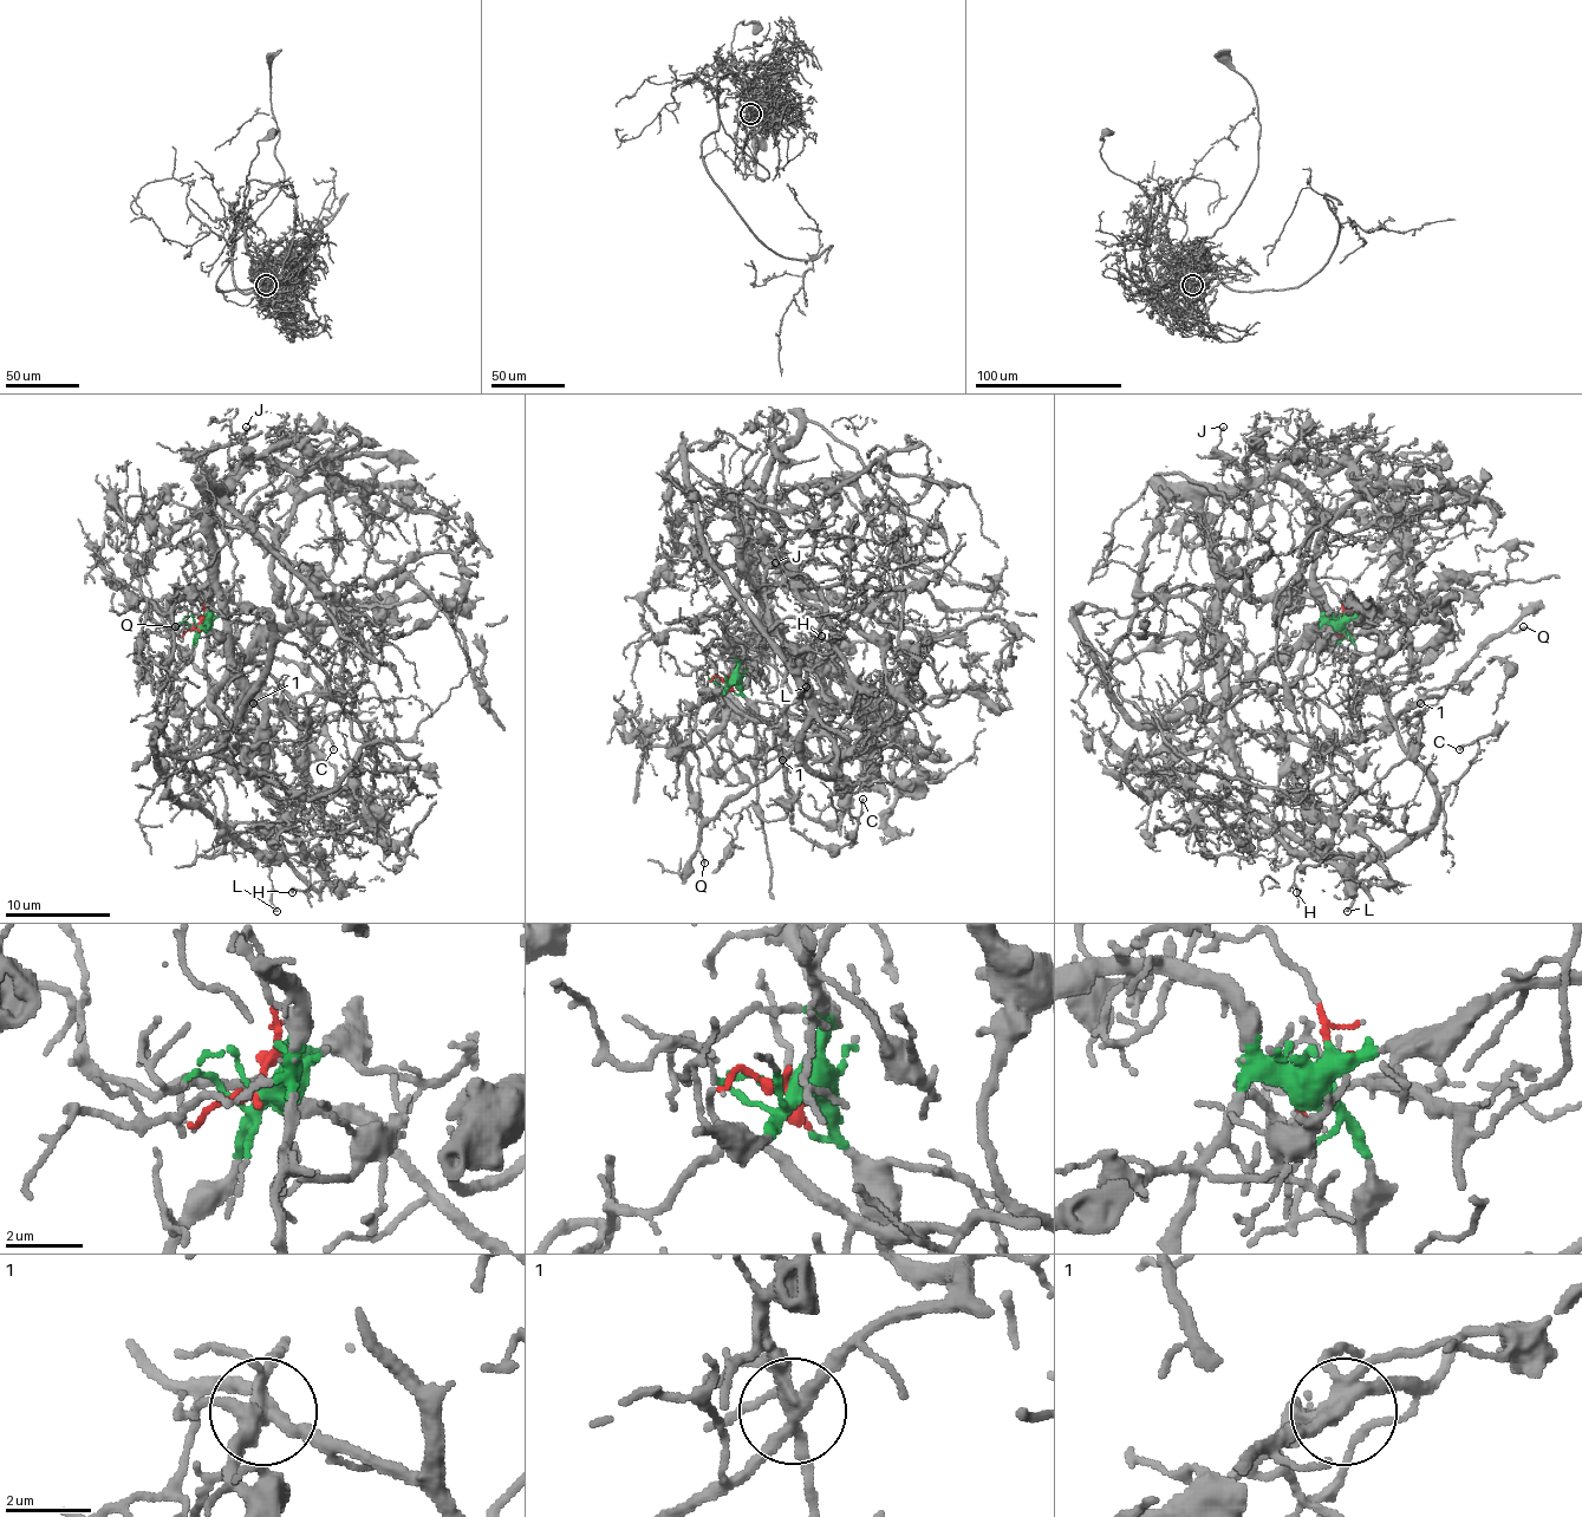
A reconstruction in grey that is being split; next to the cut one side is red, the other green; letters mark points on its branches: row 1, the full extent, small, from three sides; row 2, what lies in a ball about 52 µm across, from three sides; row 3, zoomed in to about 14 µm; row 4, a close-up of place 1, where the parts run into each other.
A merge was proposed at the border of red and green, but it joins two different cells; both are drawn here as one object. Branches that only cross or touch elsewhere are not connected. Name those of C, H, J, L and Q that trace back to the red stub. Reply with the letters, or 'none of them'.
C, L, Q

